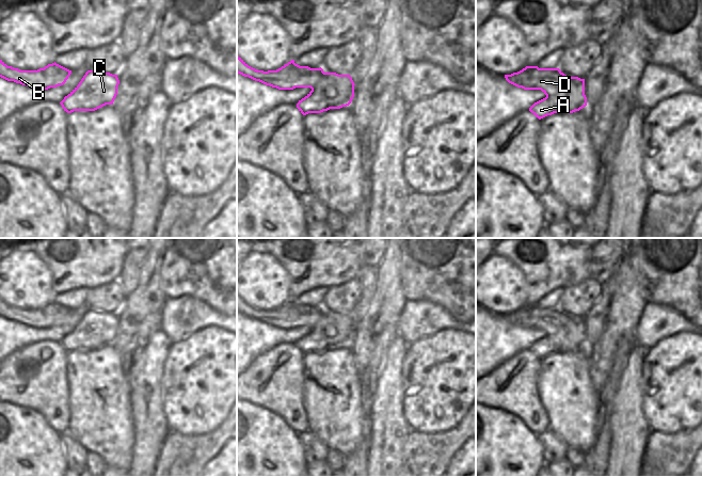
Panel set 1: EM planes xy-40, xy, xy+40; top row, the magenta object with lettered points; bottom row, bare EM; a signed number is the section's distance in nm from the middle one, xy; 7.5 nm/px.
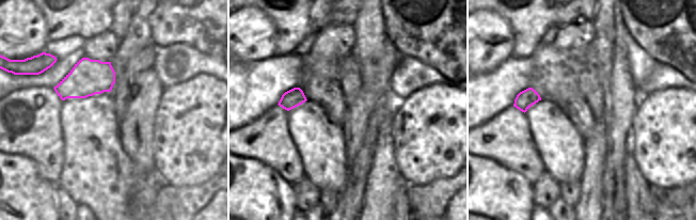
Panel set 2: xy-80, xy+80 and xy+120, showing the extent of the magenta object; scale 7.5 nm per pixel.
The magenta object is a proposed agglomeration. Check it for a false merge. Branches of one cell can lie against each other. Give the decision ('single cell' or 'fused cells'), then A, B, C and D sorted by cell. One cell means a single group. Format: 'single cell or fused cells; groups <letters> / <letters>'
fused cells; groups A C / B D

